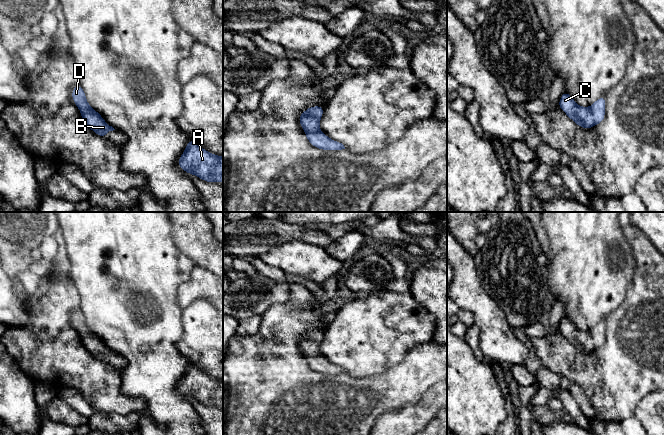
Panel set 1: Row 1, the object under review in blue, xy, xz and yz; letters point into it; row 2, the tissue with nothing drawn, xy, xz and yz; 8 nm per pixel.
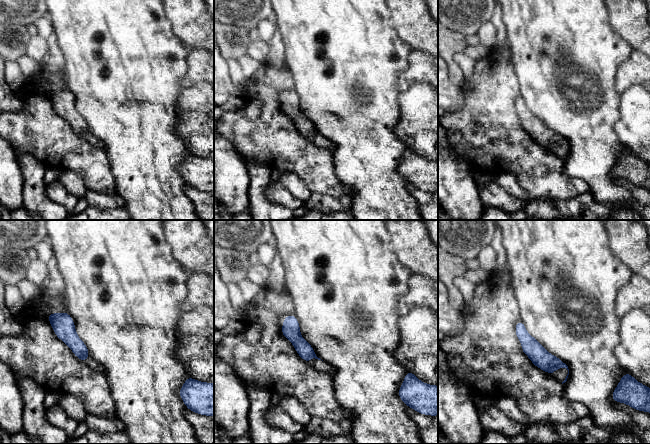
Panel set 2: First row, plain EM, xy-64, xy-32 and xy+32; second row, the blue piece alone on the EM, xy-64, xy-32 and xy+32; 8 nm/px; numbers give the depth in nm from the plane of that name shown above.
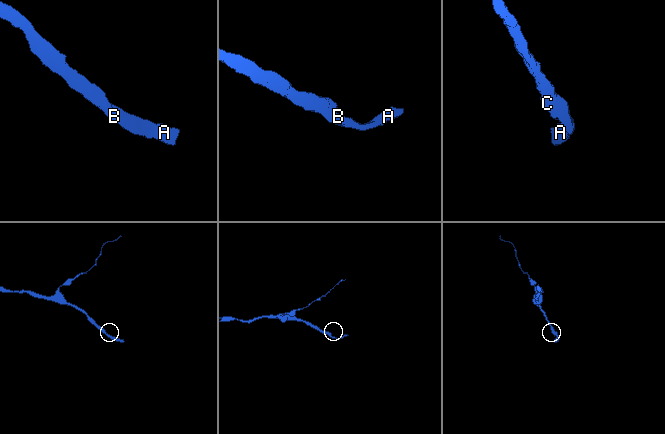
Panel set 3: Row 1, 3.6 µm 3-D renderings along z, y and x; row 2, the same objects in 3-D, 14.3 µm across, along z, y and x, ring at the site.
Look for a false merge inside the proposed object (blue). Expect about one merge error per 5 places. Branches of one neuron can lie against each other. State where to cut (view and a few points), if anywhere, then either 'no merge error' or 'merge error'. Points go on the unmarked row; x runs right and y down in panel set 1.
no cut; no merge error

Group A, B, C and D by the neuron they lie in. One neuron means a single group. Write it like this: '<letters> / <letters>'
A B C D

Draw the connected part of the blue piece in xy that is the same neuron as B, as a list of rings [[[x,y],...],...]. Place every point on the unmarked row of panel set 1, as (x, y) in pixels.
[[[80,308],[73,312],[72,323],[81,336],[83,346],[97,359],[105,362],[108,356],[115,354],[88,328],[85,316]]]

